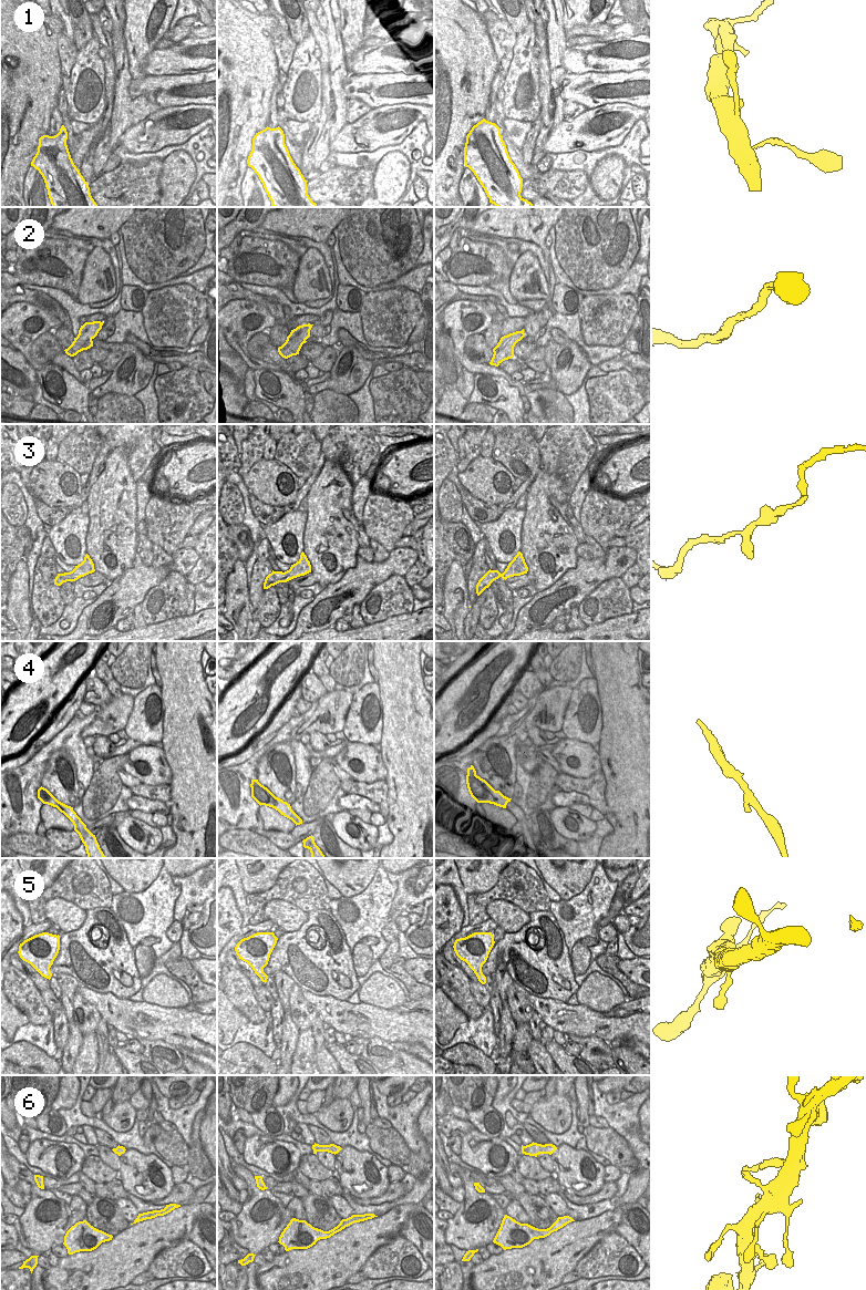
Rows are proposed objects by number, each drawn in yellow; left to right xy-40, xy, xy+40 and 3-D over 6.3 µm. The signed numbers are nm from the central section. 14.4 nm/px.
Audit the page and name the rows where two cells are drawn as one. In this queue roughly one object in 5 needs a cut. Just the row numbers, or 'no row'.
no row.

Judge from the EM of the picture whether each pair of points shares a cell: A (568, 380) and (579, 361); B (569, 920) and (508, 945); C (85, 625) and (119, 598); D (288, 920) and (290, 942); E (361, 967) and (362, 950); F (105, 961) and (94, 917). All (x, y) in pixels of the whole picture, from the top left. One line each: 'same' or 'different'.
A: same
B: different
C: same
D: different
E: same
F: same

